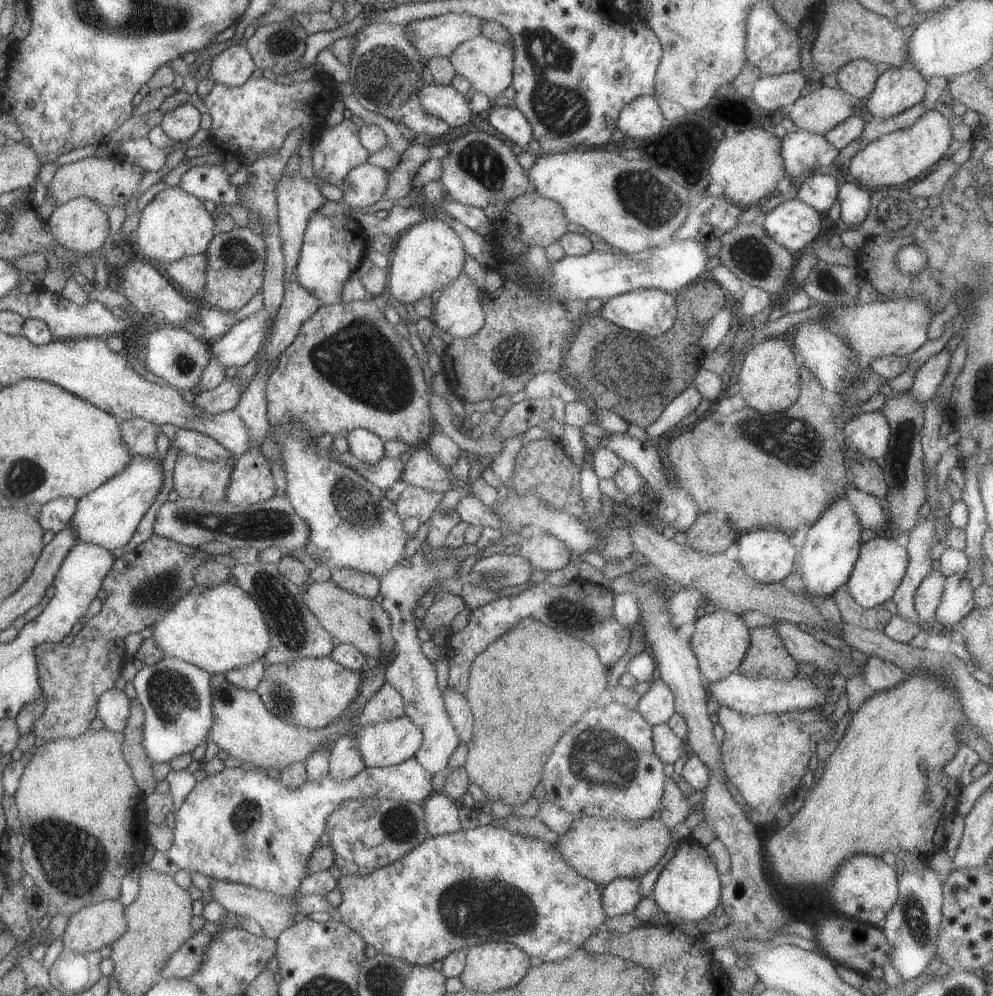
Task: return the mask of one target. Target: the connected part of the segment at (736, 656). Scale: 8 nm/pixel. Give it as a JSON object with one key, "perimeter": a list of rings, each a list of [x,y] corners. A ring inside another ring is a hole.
{"perimeter":[[[716,609],[695,622],[695,630],[688,640],[698,662],[703,681],[713,683],[737,671],[748,647],[748,628],[736,614]]]}

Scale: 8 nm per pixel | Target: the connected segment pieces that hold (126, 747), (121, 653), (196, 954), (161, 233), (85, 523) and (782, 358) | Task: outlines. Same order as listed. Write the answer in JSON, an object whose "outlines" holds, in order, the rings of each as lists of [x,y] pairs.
{"outlines":[[[[137,699],[130,700],[130,715],[122,730],[122,755],[131,769],[134,781],[144,796],[155,790],[156,780],[151,773],[152,762],[142,745],[144,710]]],[[[152,534],[113,561],[102,580],[102,589],[106,592],[102,609],[87,620],[71,644],[43,642],[35,647],[38,681],[46,700],[42,715],[30,730],[37,743],[59,737],[75,738],[90,729],[89,723],[96,716],[97,699],[102,692],[113,689],[120,676],[127,655],[123,638],[152,626],[163,617],[173,602],[196,585],[194,570],[207,560],[208,555],[197,547]]],[[[199,929],[167,959],[164,968],[160,970],[160,978],[190,977],[202,963],[204,950],[214,938],[215,933],[203,932]]],[[[168,187],[155,194],[141,210],[138,225],[133,231],[135,252],[145,260],[169,264],[180,258],[206,251],[213,238],[214,218],[199,199],[179,187]]],[[[135,458],[119,474],[78,498],[70,520],[70,528],[74,532],[76,543],[91,543],[102,546],[108,551],[128,543],[141,517],[161,488],[162,461],[149,458],[149,460]]],[[[781,336],[766,337],[745,354],[737,382],[744,403],[762,413],[776,413],[789,408],[800,393],[798,361],[791,345],[785,344]]]]}

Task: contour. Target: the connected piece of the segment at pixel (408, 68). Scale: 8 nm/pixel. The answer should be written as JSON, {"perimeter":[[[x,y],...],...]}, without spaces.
{"perimeter":[[[366,23],[354,35],[348,82],[353,96],[365,110],[381,114],[391,123],[404,124],[416,134],[443,136],[450,126],[423,111],[416,95],[419,85],[423,86],[421,70],[425,65],[411,42],[409,28],[408,24]]]}

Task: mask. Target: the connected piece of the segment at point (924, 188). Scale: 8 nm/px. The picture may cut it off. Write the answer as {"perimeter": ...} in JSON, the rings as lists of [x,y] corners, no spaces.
{"perimeter":[[[953,160],[945,161],[938,166],[933,168],[928,174],[922,175],[912,183],[907,185],[907,190],[914,196],[921,196],[923,198],[929,198],[929,196],[938,196],[943,192],[943,186],[945,182],[949,180],[961,166]]]}

